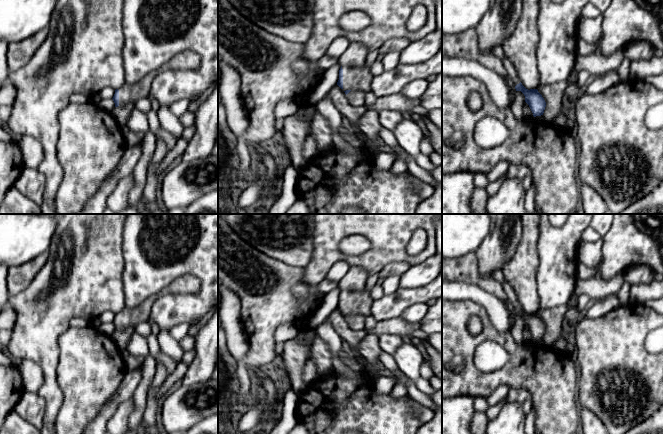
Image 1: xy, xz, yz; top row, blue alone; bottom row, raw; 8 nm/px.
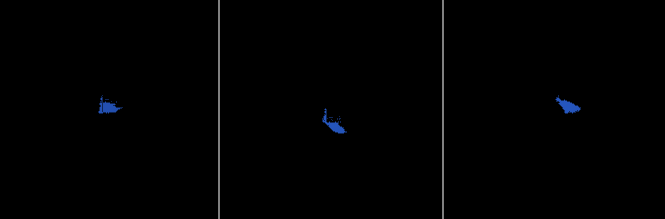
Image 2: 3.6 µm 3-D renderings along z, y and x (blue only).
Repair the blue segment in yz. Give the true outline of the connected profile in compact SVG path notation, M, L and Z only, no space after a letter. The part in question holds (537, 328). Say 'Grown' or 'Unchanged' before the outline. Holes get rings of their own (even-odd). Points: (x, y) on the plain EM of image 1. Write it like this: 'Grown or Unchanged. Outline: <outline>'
Grown. Outline: M507 282L502 283L503 289L507 298L513 304L516 315L521 315L525 320L525 326L529 329L533 340L541 340L544 337L546 326L537 313L526 313L517 299L516 293L513 287Z

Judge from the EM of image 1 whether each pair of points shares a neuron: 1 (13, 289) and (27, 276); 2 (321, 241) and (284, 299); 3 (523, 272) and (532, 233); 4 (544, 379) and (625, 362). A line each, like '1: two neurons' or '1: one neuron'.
1: one neuron
2: two neurons
3: one neuron
4: two neurons

